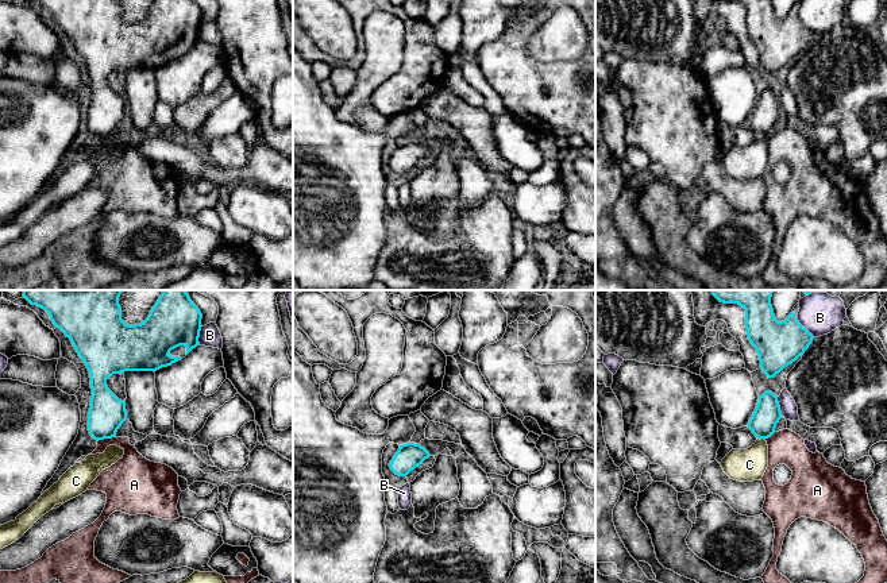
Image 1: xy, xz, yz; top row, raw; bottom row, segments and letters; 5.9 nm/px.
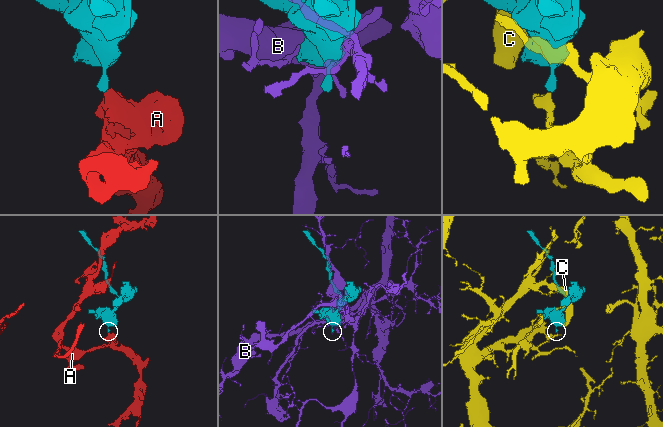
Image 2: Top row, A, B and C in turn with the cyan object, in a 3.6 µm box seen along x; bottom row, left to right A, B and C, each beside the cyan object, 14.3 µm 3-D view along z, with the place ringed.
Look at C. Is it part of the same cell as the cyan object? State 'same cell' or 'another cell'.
another cell

